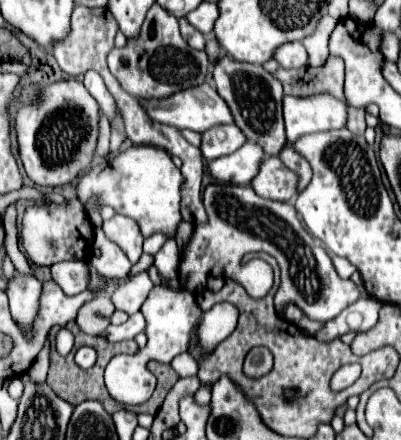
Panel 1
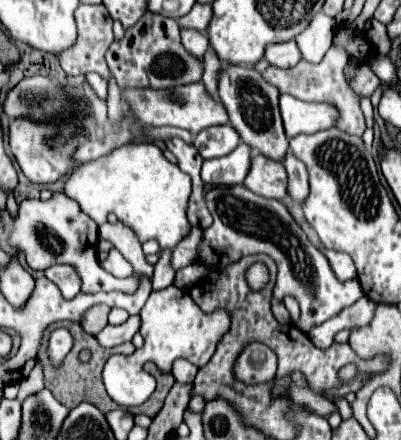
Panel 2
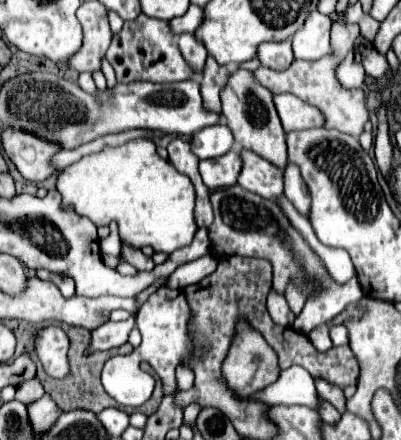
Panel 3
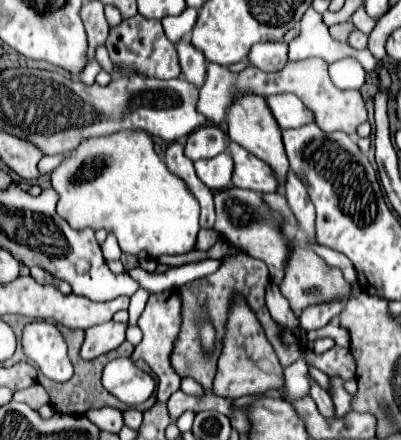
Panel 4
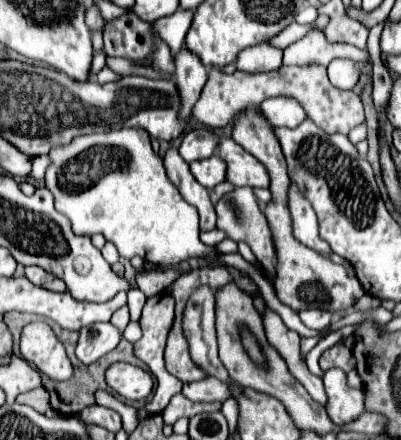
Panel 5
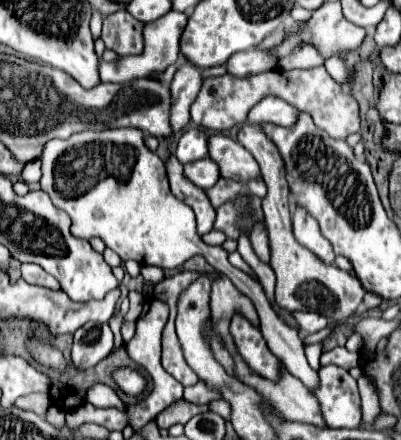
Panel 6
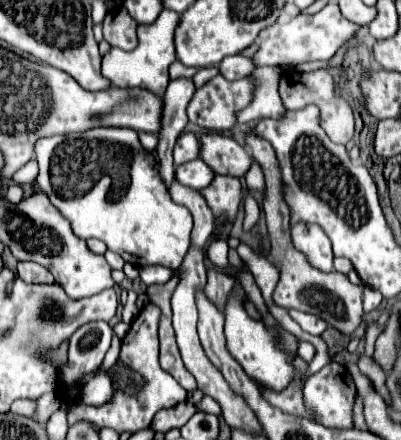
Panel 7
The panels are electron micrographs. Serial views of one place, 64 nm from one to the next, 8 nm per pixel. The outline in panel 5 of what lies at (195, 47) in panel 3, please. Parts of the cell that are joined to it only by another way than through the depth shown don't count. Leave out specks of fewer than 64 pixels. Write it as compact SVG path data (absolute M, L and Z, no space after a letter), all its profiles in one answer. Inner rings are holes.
M182 48L176 56L176 72L174 72L174 82L180 92L180 118L188 120L192 106L196 104L204 84L206 84L206 68L200 64L200 60Z

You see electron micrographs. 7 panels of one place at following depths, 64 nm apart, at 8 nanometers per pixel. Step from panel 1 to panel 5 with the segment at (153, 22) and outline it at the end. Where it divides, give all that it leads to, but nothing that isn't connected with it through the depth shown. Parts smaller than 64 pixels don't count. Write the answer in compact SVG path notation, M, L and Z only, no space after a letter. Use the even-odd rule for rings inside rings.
M132 12L108 20L104 24L104 50L108 56L122 56L128 60L154 58L152 68L174 72L174 60L170 48L152 36L152 24L140 20Z

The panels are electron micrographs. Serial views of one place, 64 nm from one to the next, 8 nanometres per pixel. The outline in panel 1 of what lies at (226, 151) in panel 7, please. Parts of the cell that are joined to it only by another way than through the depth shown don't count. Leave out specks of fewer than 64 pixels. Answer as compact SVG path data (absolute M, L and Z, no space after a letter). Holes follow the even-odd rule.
M264 156L260 172L252 178L250 186L262 198L284 202L296 196L296 174L290 172L278 156Z

